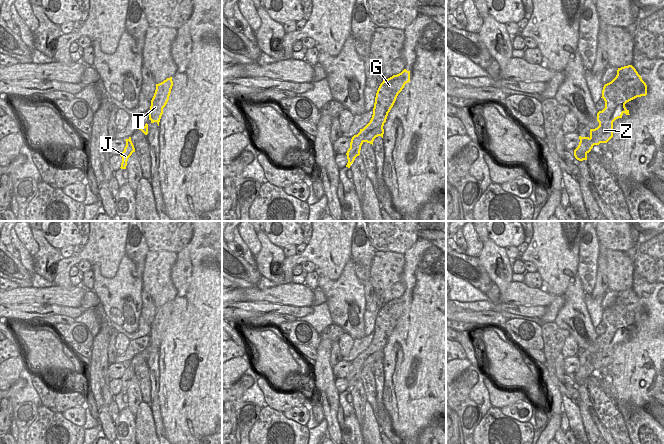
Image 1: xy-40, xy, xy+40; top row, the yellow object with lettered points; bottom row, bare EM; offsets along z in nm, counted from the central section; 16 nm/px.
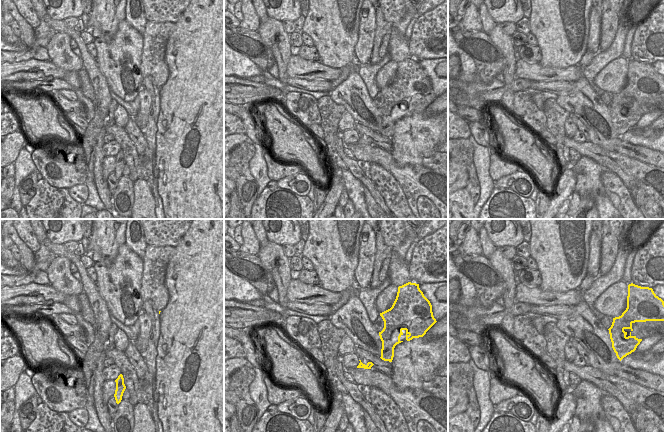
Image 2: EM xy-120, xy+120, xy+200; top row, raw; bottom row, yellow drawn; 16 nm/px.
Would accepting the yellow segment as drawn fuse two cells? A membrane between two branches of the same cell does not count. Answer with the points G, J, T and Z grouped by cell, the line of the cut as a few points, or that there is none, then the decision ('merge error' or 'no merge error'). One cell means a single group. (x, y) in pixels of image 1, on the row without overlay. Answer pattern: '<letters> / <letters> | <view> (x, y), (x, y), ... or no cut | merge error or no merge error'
G J T Z | no cut | no merge error

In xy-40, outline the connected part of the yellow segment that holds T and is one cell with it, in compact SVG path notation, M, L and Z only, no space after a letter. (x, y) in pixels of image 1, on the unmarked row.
M172 301L167 302L159 308L156 308L156 314L151 324L151 330L149 334L149 344L151 347L156 346L159 350L159 346L163 338L163 332L166 330L169 324L172 310Z

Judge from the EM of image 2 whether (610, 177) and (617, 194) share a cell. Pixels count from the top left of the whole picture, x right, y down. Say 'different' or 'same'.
same

